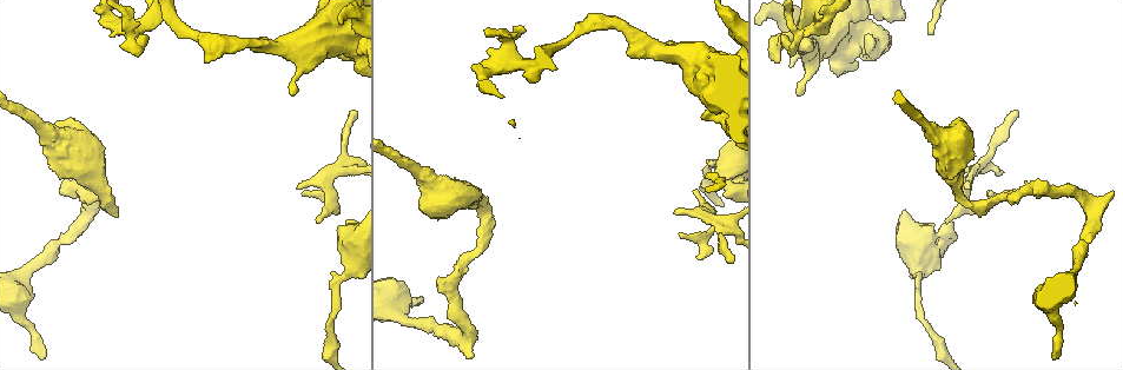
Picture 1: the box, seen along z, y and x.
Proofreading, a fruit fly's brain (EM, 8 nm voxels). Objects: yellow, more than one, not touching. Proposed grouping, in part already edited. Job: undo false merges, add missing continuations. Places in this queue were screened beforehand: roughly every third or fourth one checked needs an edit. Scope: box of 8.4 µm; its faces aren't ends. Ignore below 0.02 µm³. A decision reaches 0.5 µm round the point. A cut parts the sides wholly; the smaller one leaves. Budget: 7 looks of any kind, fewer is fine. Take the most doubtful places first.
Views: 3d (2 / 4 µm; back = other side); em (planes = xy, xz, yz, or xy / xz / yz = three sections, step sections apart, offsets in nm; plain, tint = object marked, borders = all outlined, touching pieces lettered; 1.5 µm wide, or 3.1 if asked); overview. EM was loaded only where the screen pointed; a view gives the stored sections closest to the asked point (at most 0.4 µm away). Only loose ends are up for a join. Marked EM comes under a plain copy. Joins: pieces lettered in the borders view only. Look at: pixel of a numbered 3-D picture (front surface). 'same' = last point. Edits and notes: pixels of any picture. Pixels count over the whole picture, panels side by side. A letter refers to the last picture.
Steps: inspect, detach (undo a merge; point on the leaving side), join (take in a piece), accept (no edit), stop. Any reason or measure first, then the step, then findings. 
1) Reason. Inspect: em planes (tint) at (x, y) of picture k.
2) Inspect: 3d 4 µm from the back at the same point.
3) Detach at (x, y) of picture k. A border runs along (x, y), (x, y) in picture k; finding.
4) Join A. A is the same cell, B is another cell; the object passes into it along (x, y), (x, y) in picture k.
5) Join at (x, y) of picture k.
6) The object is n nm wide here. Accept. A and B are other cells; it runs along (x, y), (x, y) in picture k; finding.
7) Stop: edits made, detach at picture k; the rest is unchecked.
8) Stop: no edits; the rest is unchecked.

Inspect: 3d 4 µm at (297, 187) of picture 1.

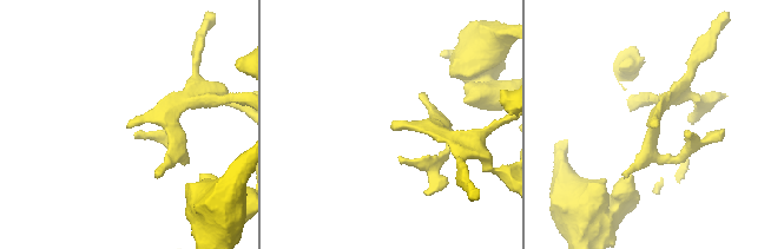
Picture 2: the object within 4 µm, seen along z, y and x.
Inspect: em planes (tint) at (130, 125) of picture 2.

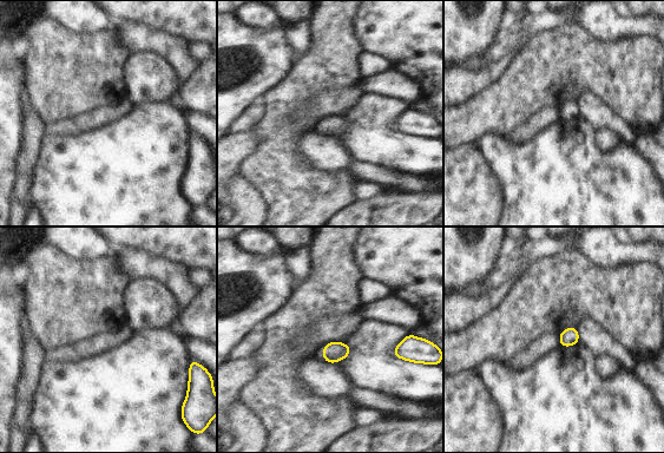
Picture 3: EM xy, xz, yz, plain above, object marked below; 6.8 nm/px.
See the neighbours. Inspect: em planes (borders) at the same point.

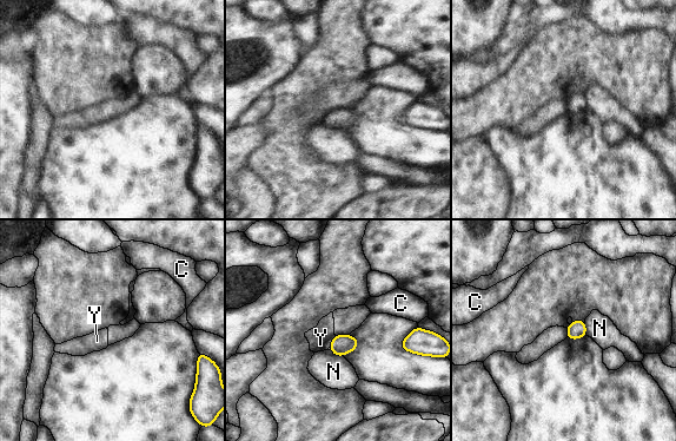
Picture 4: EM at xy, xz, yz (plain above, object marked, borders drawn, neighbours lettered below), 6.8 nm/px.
Accept. C, N and Y are other cells; a border runs along (335, 335), (329, 347) in picture 4; none of them fits.

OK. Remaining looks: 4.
An open end. Inspect: em planes (borders) at (146, 37) of picture 1.

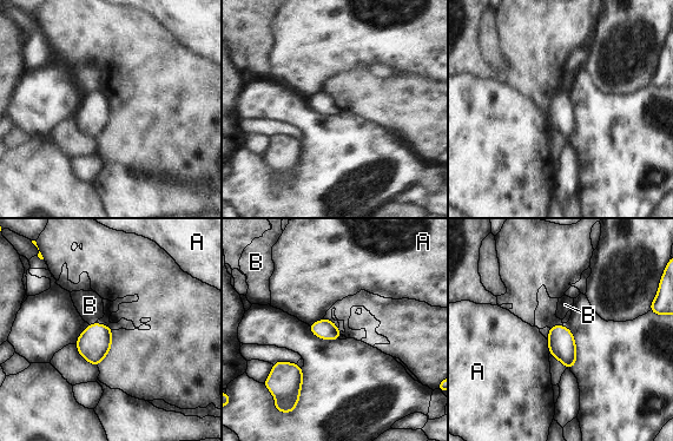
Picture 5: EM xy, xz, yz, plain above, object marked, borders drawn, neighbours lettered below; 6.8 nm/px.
Accept. A and B are other cells; a border runs along (97, 322), (88, 324) in picture 5; no lettered piece goes on from it.

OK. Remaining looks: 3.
Thick turns thin. Inspect: em xy step 4 (borders) at (53, 139) of picture 1.

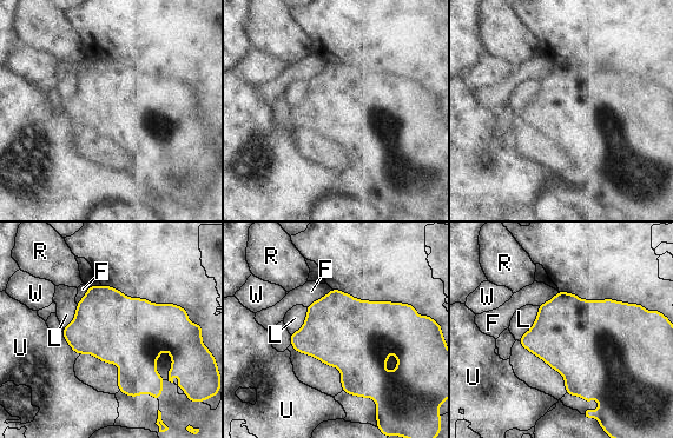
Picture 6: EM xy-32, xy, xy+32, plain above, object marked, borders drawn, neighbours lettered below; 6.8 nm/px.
The object is 460 nm wide here. Accept. F, L, R, U and W are other cells; continuous, no second neuron.

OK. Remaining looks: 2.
Stop: no edits; the rest is unchecked.

